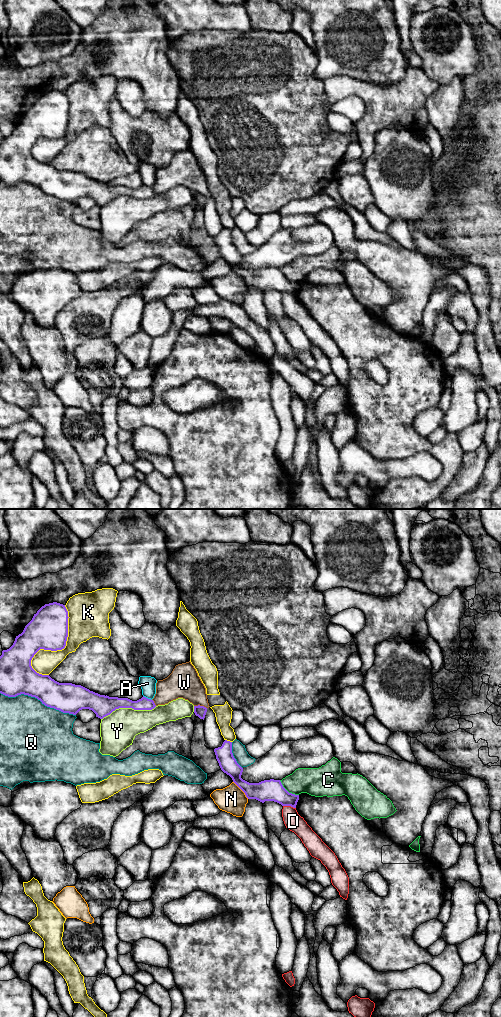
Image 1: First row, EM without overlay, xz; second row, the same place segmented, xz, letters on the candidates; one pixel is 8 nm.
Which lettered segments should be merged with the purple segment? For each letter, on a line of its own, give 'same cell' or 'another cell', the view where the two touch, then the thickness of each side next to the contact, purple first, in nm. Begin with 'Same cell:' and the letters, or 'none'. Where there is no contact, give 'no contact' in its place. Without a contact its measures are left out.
Same cell: none
A: another cell | xz | 100/130 nm
C: another cell | xz | 180/220 nm
D: another cell | xz | 180/150 nm
K: another cell | xz | 320/220 nm
N: another cell | xz | 180/220 nm
Q: another cell | xz | 280/460 nm
W: another cell | xz | 90/260 nm
Y: another cell | xz | 170/280 nm

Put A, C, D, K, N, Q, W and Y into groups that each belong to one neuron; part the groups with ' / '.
A / C D N / K / Q / W / Y

